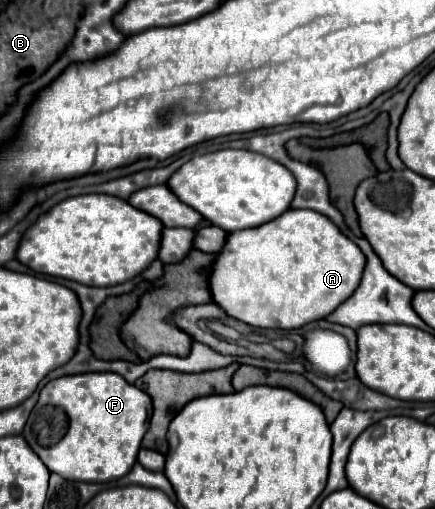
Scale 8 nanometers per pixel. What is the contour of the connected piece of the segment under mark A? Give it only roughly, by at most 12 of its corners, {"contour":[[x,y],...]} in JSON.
{"contour":[[326,216],[230,232],[208,286],[254,328],[302,328],[358,286]]}

